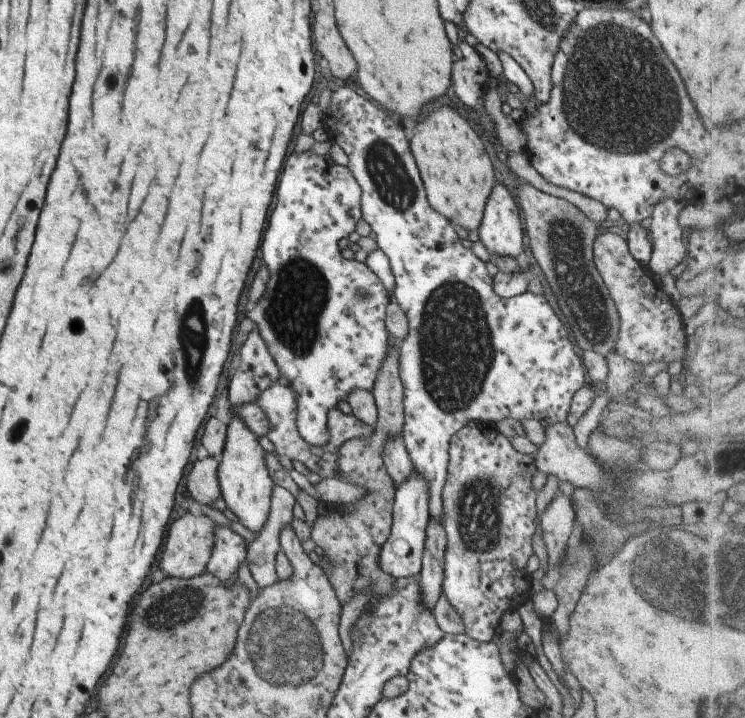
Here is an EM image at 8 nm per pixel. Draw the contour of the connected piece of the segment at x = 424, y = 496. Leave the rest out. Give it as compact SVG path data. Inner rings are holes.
M414 468L395 490L391 533L378 555L378 566L394 579L416 576L421 572L425 532L430 519L428 490L429 482Z

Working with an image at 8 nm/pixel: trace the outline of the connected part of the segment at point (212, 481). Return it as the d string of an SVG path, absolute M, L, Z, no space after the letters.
M207 457L198 460L192 466L186 482L189 494L200 504L210 506L212 502L221 496L219 478L217 475L220 458Z

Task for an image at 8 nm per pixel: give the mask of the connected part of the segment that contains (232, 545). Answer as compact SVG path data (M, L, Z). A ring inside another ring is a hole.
M215 524L213 553L206 565L206 571L222 582L238 579L237 570L246 559L248 544L242 536L230 528Z

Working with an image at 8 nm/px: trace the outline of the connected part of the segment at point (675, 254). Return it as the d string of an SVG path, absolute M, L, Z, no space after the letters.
M662 199L652 211L650 238L653 251L648 268L656 276L668 274L687 257L686 234L677 219L684 207L685 203L681 201Z

